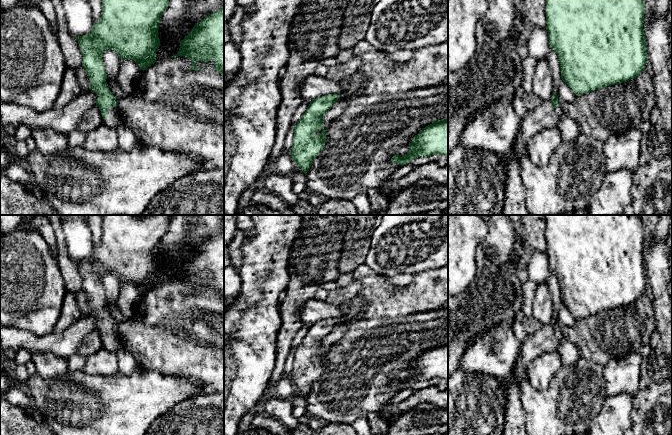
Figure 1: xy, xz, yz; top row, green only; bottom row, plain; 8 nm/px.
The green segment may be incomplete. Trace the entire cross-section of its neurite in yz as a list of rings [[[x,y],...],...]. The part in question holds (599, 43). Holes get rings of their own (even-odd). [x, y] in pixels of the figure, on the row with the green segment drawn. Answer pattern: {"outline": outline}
{"outline": [[[546,0],[546,30],[548,32],[550,48],[558,56],[561,79],[570,87],[575,95],[579,96],[605,86],[627,82],[635,79],[645,70],[646,60],[648,58],[643,28],[645,11],[644,0]]]}

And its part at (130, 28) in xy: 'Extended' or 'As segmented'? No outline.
Extended

